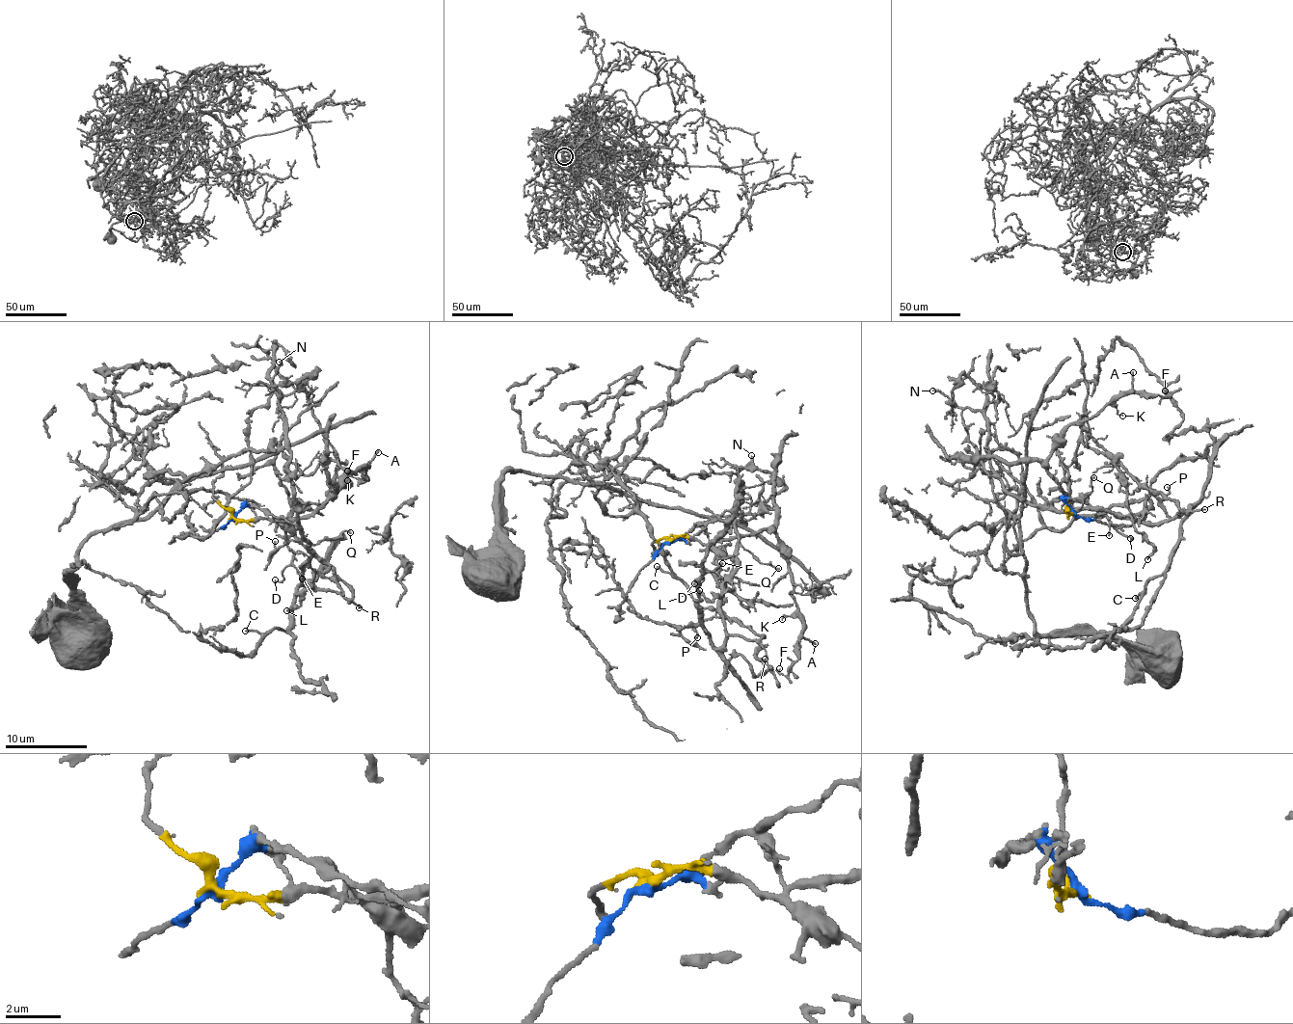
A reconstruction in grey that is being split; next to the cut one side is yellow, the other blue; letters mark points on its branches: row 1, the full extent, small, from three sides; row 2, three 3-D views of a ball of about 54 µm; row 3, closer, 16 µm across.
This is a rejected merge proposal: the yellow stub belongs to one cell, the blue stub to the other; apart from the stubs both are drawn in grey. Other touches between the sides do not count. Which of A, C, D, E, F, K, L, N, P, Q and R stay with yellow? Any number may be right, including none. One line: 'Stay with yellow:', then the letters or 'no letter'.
Stay with yellow: A, D, E, F, K

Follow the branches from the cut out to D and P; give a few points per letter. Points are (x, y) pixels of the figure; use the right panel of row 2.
D: (1072, 513), (1068, 513), (1067, 504), (1076, 499), (1106, 518), (1130, 538)
P: (1074, 513), (1062, 498), (1040, 507), (1103, 507), (1163, 523), (1183, 510), (1144, 487), (1161, 498), (1168, 486)

